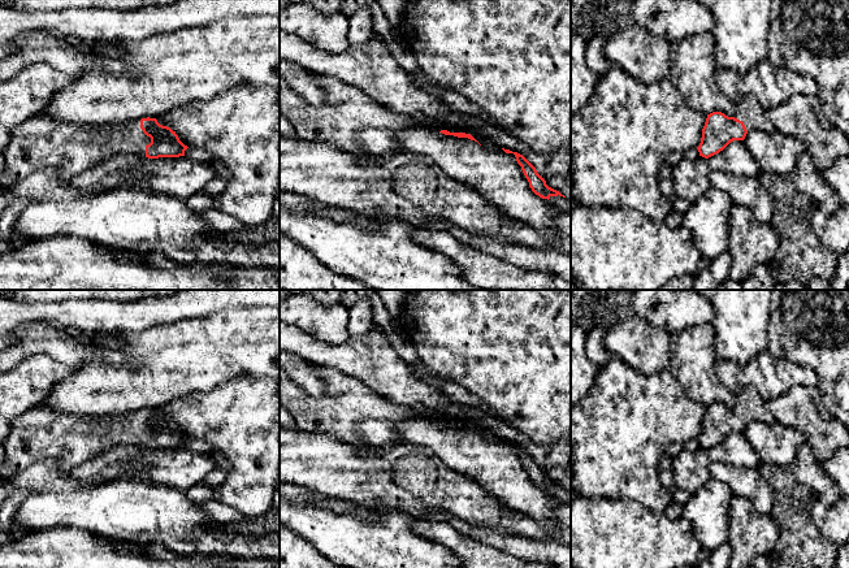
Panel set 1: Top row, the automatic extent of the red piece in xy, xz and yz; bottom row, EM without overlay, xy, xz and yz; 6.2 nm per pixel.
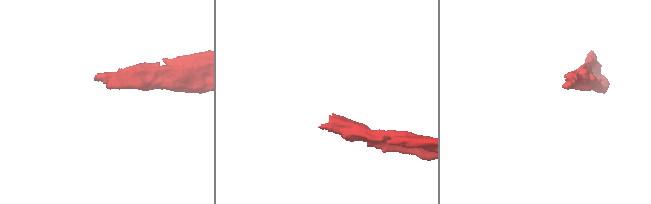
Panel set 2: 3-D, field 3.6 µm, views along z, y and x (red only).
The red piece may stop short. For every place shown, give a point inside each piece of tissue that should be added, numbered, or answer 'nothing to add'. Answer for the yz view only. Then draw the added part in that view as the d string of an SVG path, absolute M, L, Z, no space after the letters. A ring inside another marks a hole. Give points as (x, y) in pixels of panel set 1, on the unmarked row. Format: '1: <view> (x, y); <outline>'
1: yz (750, 403); M748 386L738 393L735 409L744 413L748 422L761 421L764 424L775 422L774 415L768 411L766 400L759 395L754 386Z

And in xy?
1: xy (38, 434); M42 404L12 421L3 443L5 459L0 464L0 477L10 478L47 459L70 471L118 445L146 448L150 434L151 429L140 420L140 411L109 417L78 417Z

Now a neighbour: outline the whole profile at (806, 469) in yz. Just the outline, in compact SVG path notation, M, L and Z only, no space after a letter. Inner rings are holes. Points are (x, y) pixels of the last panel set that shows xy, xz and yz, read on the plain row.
M806 443L798 450L796 459L789 467L798 482L806 485L813 493L822 497L829 486L835 485L832 478L822 468L822 463L815 459L811 448Z

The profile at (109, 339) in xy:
M117 331L114 333L92 333L87 334L91 339L91 342L99 342L104 344L105 347L113 348L113 350L121 350L124 342L118 338Z

